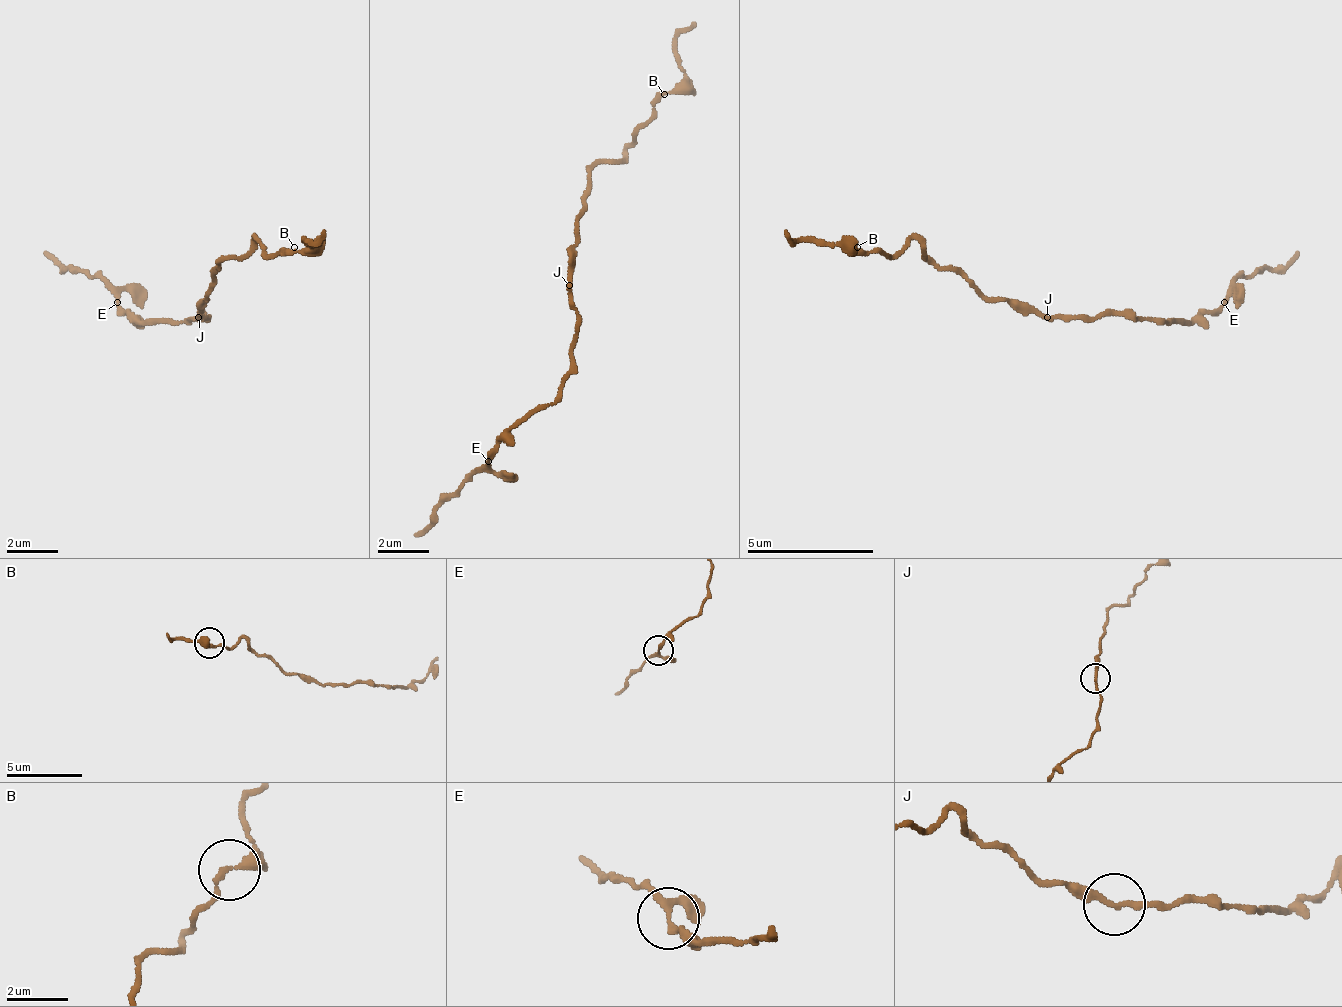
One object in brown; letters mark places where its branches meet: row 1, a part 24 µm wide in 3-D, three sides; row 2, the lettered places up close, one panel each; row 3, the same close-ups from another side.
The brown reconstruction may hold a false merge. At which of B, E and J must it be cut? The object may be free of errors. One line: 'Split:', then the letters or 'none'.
Split: none

